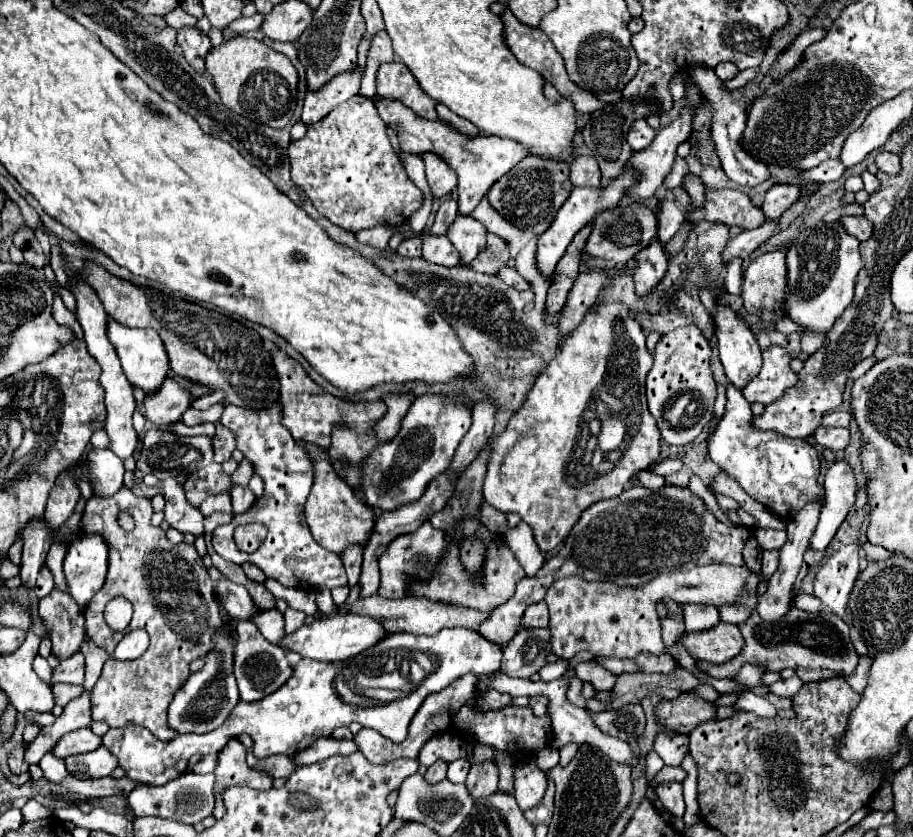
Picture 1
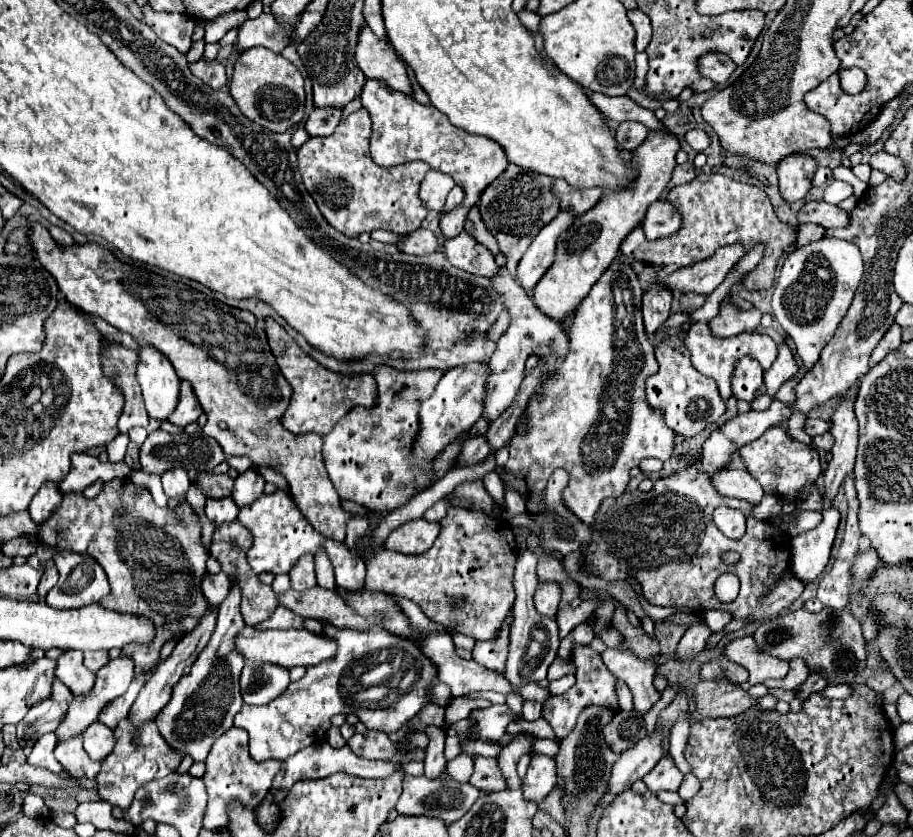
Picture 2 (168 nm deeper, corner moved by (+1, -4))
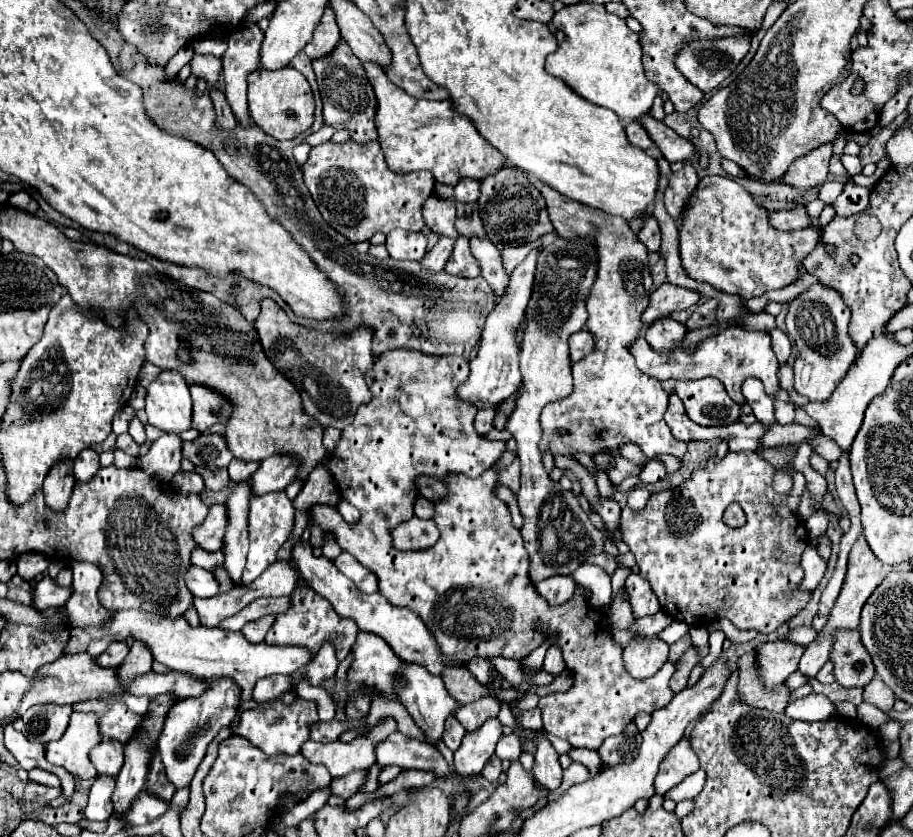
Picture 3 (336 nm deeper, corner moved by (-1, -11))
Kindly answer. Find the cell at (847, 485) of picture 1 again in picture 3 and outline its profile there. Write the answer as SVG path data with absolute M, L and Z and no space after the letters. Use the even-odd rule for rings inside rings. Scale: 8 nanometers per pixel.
M809 544L801 556L801 568L805 572L803 578L803 588L807 590L815 590L817 584L821 582L821 578L825 576L827 570L827 560L823 560L817 552L817 548L813 544Z

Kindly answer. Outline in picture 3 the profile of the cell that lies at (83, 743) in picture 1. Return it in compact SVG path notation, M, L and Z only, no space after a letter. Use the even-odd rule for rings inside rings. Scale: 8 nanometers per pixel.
M103 738L101 744L97 744L97 748L93 748L93 752L89 752L89 758L99 774L115 776L115 774L119 774L119 770L123 766L121 742Z

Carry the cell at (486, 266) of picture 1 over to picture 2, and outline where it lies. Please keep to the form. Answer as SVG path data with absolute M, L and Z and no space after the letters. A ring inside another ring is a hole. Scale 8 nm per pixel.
M471 207L469 213L467 213L467 219L465 219L465 231L471 233L481 245L485 245L493 255L499 253L499 245L497 245L497 239L491 235L491 231L487 231L481 215L479 215L479 209L477 207Z

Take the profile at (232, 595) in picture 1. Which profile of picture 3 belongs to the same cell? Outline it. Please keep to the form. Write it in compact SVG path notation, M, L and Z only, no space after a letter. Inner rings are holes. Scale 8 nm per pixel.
M191 566L185 574L185 582L195 598L211 598L219 594L219 584L215 580L215 574L209 570Z

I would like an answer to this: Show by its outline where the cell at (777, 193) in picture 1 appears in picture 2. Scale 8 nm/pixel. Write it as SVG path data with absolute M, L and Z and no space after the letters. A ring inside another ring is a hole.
M787 155L777 165L777 177L781 195L785 201L797 201L803 199L811 189L811 179L817 171L817 161L811 155Z

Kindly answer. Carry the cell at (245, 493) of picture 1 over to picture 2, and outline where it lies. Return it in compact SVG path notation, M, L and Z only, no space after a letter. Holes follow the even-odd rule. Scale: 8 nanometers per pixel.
M251 467L245 473L239 473L231 497L237 503L237 507L251 505L251 501L255 501L263 493L263 485L265 485L263 475L255 467Z

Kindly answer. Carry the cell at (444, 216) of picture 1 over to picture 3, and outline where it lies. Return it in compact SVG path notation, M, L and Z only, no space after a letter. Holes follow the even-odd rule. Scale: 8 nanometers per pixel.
M463 178L455 186L455 200L457 202L477 202L477 198L479 198L479 182L477 180Z

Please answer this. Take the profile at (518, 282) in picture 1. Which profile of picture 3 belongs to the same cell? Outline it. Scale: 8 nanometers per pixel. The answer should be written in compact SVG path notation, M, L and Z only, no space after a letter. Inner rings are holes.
M465 236L457 238L445 270L451 272L451 274L457 274L457 276L465 276L465 278L475 278L477 274L481 274L481 268L477 264L475 256L471 254L469 240Z

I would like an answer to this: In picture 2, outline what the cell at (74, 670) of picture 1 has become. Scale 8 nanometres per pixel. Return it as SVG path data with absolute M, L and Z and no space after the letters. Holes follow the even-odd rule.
M85 651L85 665L93 673L97 673L109 661L109 651Z

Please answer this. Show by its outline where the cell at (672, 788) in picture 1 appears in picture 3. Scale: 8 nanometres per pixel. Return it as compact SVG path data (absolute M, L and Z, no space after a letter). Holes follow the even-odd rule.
M683 738L661 762L659 774L655 778L655 794L665 796L671 788L679 786L689 774L693 774L699 768L699 760L693 754L689 740Z

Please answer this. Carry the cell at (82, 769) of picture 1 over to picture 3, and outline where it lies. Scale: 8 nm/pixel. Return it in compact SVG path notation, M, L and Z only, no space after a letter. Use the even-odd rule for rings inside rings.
M73 712L69 728L63 738L57 742L49 742L45 746L47 760L55 766L63 766L69 774L79 780L89 780L97 776L89 760L89 750L101 742L101 734L97 728L95 714L77 714Z

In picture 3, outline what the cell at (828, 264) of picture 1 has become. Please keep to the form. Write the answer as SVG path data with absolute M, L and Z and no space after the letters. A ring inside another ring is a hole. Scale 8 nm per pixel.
M821 282L809 286L809 290L789 302L785 324L787 336L793 338L791 342L797 346L797 358L793 366L795 390L807 396L811 402L827 400L837 384L843 380L849 366L855 362L857 348L847 334L849 318L851 310L843 302L843 296Z

